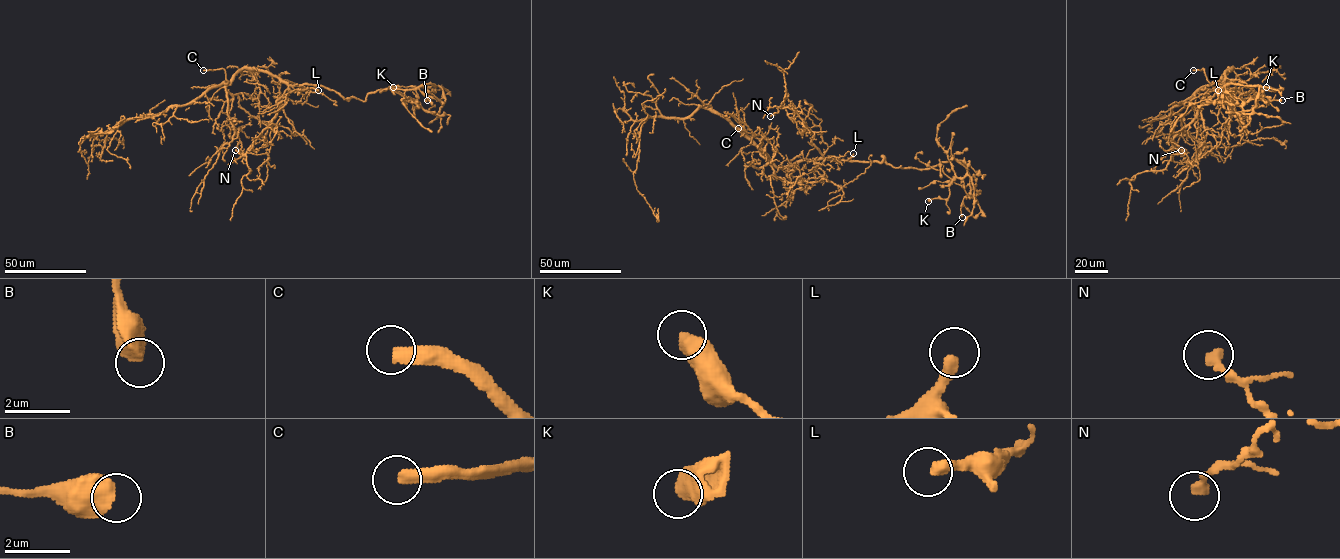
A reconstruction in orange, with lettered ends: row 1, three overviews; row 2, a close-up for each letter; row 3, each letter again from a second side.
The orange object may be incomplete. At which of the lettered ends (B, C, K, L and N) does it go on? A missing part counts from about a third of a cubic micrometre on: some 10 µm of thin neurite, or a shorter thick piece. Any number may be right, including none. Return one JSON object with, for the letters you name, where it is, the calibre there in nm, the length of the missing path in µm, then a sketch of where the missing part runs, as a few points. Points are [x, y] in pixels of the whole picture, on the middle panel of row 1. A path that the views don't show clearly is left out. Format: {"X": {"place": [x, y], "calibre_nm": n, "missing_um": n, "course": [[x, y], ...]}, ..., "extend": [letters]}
{"C": {"place": [738, 128], "calibre_nm": 400, "missing_um": 50}, "L": {"place": [853, 153], "calibre_nm": 340, "missing_um": 25, "course": [[853, 153], [856, 138], [862, 132], [869, 131]]}, "extend": ["C", "L"]}

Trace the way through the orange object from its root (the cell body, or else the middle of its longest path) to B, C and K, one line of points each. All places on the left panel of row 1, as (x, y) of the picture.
B: (249, 68), (289, 84), (321, 85), (347, 99), (365, 101), (389, 88), (441, 88), (442, 98), (427, 100)
C: (249, 68), (242, 68), (224, 83), (227, 84), (223, 69), (203, 70)
K: (249, 68), (289, 84), (321, 85), (347, 99), (414, 90), (418, 102), (412, 101), (420, 106), (393, 87)

